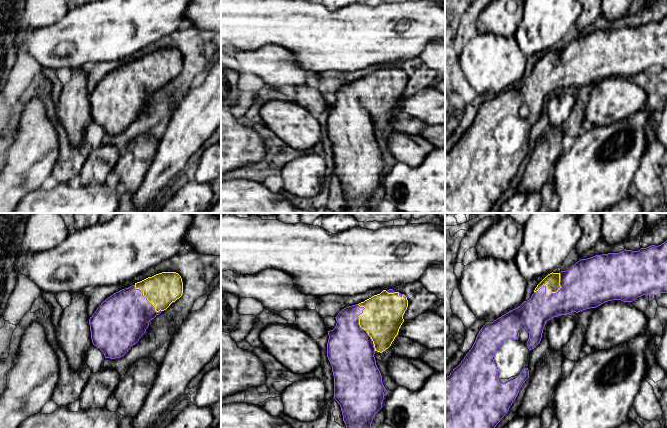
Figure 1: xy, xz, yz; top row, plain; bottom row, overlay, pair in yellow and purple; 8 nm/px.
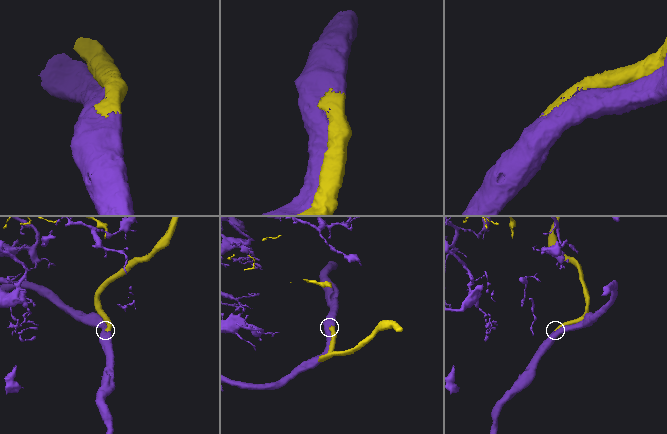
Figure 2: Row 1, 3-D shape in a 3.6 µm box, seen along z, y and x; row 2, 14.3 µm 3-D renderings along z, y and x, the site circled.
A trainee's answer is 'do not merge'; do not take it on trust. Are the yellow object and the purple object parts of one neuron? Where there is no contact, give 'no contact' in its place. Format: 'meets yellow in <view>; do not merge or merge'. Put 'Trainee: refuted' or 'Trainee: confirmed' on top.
Trainee: refuted
meets yellow in yz; merge

